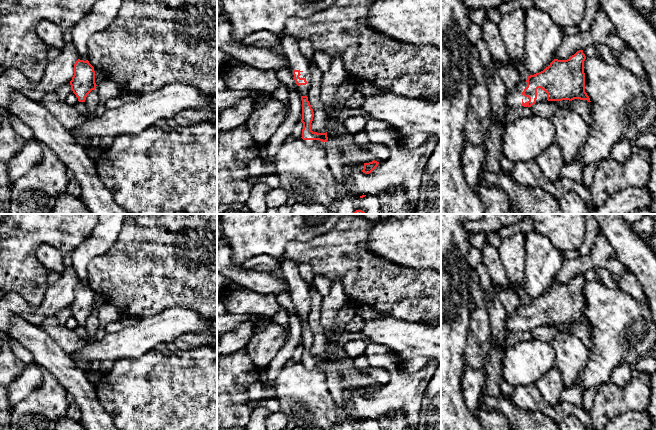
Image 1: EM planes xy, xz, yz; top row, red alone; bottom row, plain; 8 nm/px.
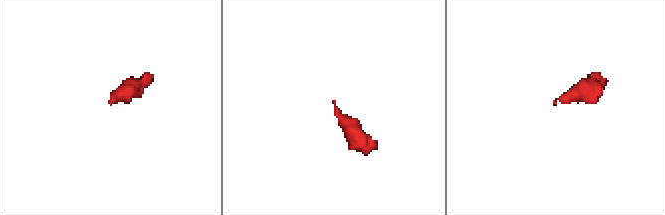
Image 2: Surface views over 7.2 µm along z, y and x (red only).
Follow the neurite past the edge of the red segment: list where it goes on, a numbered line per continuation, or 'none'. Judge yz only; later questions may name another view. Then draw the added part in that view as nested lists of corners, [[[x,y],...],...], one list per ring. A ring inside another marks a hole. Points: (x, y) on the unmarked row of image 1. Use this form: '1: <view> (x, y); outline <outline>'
1: yz (514, 320); outline [[[527,299],[524,300],[523,304],[513,313],[508,314],[505,323],[505,338],[510,331],[522,330],[522,327],[528,326],[529,322],[525,321],[522,316],[527,311]]]

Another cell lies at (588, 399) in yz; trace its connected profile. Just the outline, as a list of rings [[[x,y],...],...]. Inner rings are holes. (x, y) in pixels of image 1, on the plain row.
[[[591,387],[590,389],[586,390],[583,396],[583,409],[586,413],[590,414],[590,411],[594,404],[594,397],[597,393],[598,389],[596,387]]]

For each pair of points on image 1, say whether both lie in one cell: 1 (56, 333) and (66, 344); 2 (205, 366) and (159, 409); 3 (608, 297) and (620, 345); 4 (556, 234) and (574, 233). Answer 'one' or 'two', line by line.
1: one
2: one
3: one
4: one

